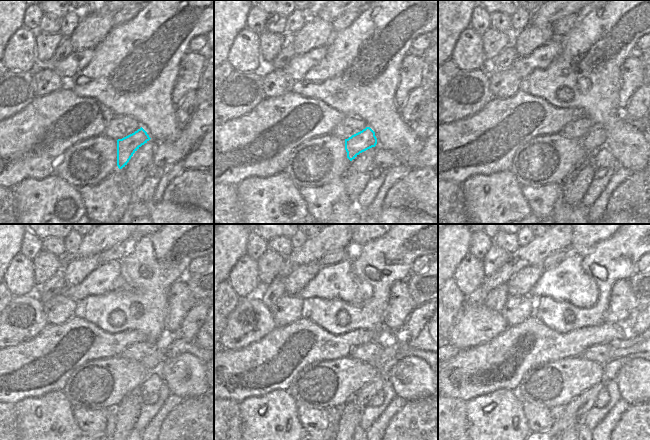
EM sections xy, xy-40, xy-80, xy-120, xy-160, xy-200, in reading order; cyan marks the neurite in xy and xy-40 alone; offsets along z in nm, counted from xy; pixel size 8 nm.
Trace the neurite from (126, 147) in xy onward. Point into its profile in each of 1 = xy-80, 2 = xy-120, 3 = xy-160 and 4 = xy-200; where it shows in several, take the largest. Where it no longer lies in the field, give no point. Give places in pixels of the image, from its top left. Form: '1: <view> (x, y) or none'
1: xy-80 (596, 137)
2: xy-120 (152, 362)
3: xy-160 (389, 350)
4: xy-200 (641, 343)

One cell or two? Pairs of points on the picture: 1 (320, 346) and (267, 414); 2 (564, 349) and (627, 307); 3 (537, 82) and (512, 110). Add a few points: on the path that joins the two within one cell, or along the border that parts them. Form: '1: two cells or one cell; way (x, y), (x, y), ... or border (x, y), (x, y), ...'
1: two cells; border (286, 390), (274, 389), (262, 395)
2: two cells; border (604, 321), (628, 323)
3: two cells; border (520, 89), (534, 96), (539, 96), (549, 103)

